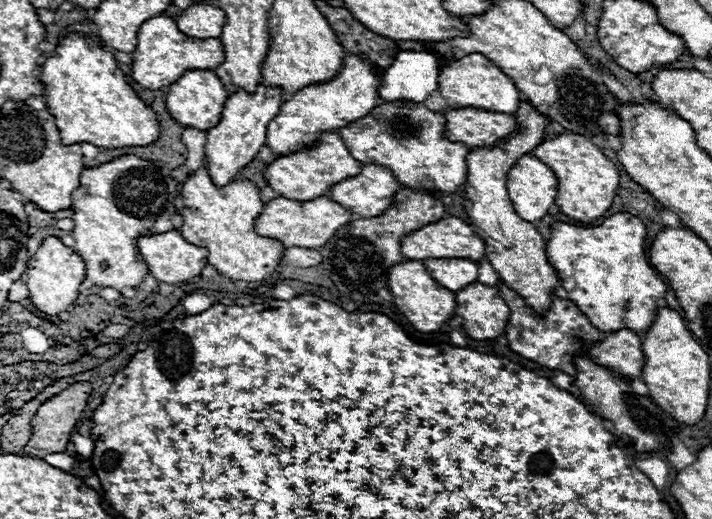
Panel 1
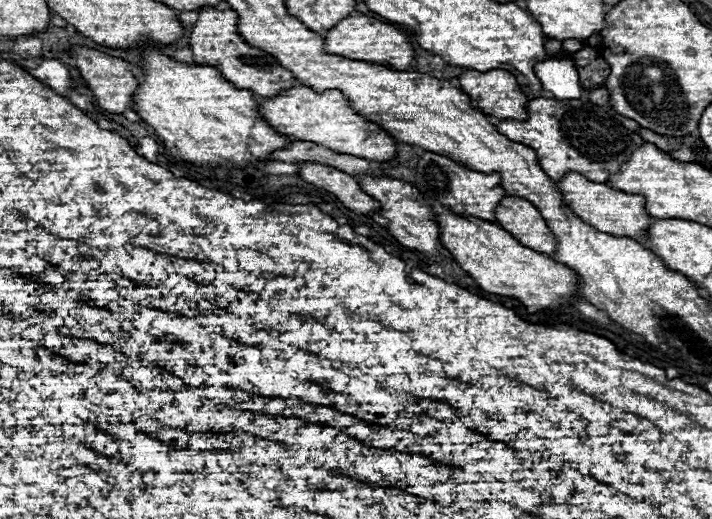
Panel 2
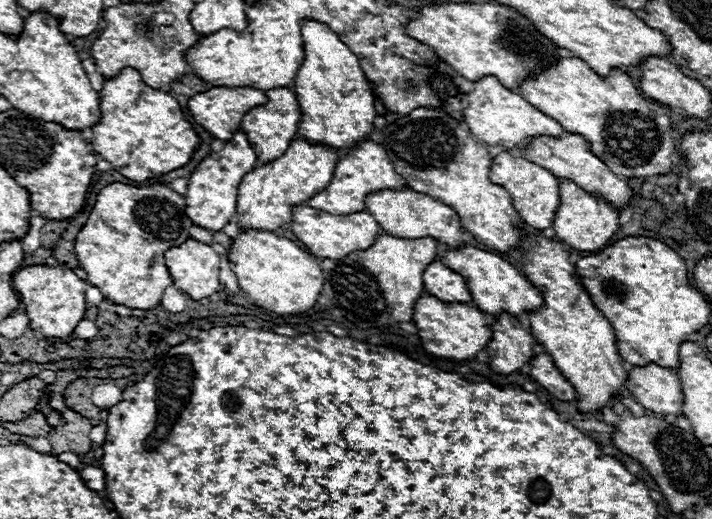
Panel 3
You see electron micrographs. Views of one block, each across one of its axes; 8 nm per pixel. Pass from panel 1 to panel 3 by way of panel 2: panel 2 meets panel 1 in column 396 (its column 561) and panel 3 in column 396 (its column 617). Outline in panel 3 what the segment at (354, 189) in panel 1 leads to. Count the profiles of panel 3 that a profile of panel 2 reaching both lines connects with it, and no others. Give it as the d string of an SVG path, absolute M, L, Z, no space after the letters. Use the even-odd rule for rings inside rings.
M404 188L404 190L378 190L378 192L368 194L364 198L364 202L366 202L364 210L370 212L376 218L376 222L380 224L380 228L386 234L400 236L400 238L432 236L434 240L444 242L448 248L464 244L462 224L460 224L460 218L456 216L456 212L450 206L446 206L446 204L426 196L426 194L414 192L410 188Z

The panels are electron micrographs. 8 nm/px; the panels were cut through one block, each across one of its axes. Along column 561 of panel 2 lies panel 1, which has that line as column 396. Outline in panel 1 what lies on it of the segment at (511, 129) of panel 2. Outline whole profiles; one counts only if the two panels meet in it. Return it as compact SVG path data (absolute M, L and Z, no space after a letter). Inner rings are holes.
M382 102L364 118L338 130L350 154L362 164L390 168L400 184L416 190L456 192L466 180L466 154L470 148L442 138L444 118L422 104Z

